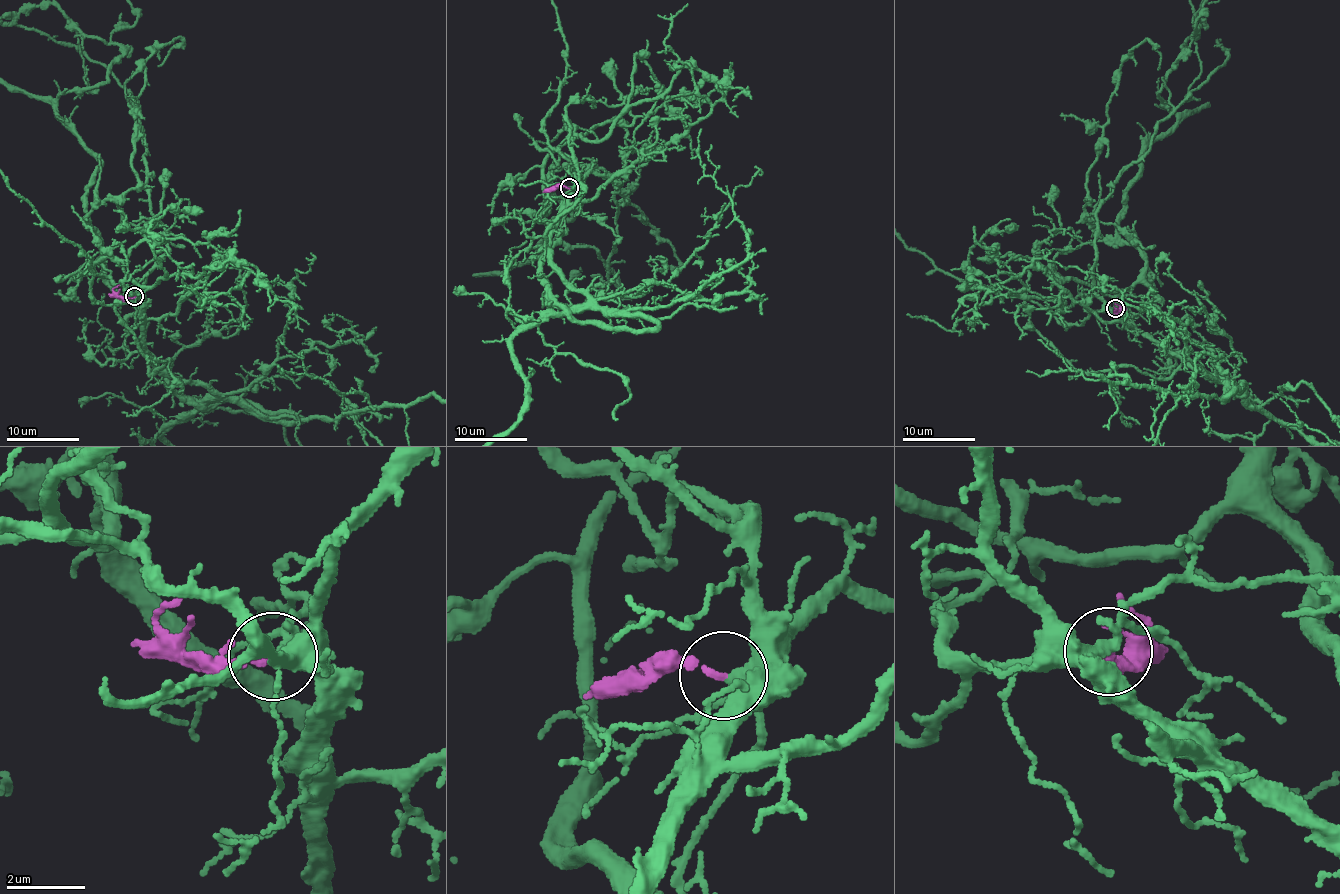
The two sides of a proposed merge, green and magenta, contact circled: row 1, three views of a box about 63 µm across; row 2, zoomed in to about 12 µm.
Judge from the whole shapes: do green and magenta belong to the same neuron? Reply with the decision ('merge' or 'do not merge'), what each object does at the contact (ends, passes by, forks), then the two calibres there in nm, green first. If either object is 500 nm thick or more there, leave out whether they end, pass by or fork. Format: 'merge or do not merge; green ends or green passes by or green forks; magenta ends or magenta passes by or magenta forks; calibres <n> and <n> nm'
merge; green forks; magenta ends; calibres 240 and 160 nm

